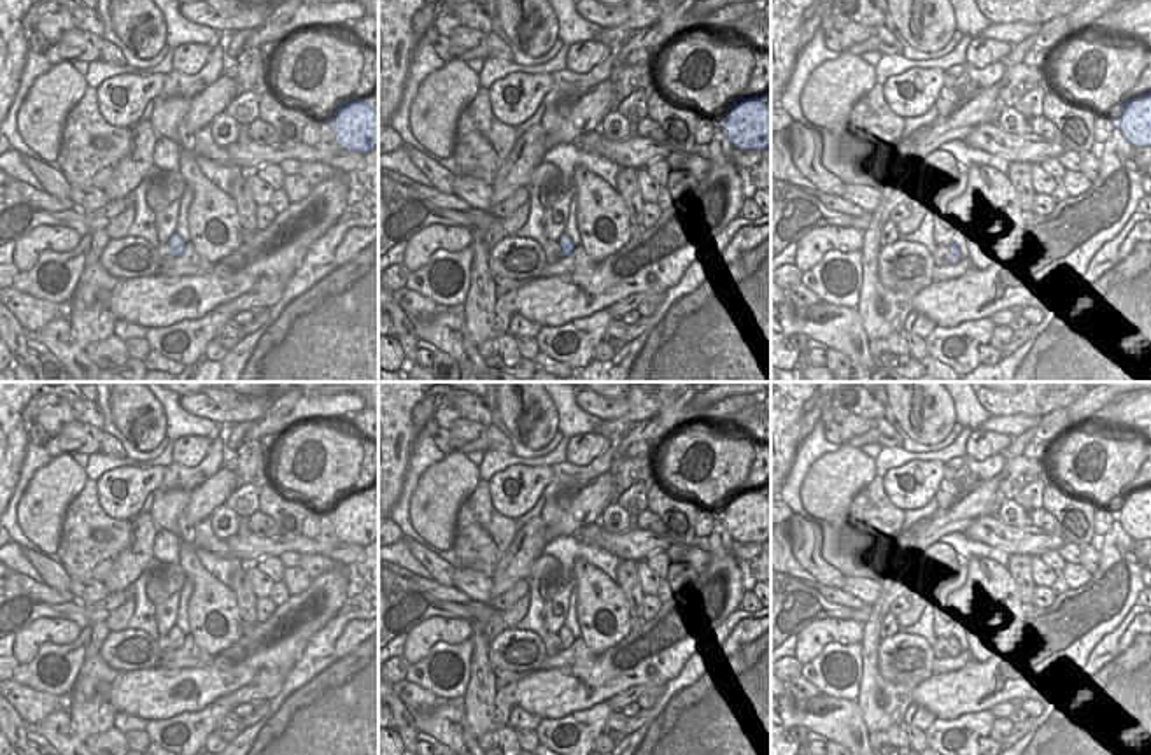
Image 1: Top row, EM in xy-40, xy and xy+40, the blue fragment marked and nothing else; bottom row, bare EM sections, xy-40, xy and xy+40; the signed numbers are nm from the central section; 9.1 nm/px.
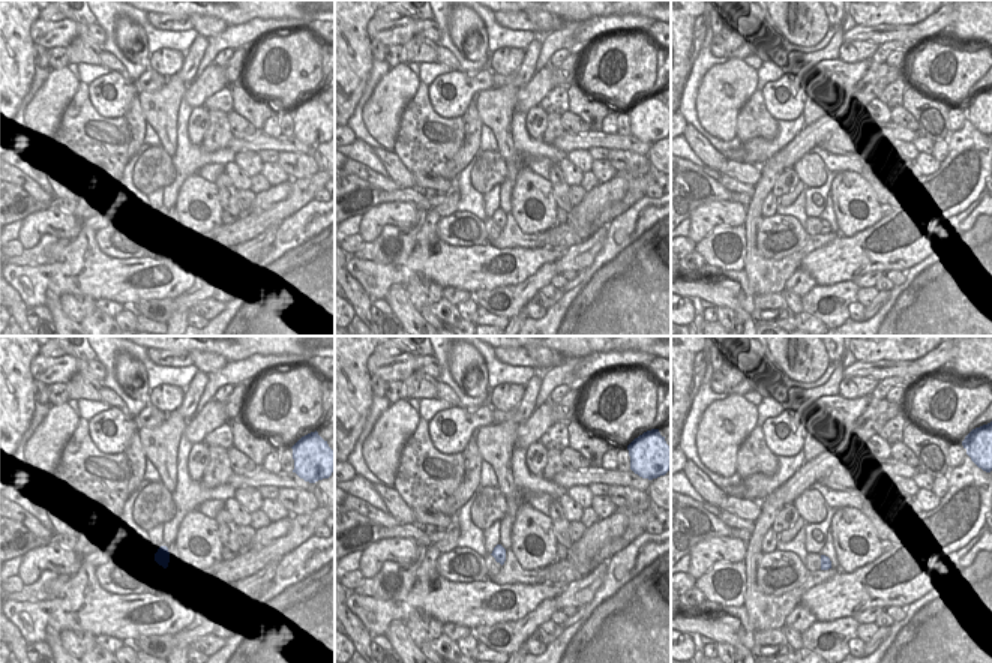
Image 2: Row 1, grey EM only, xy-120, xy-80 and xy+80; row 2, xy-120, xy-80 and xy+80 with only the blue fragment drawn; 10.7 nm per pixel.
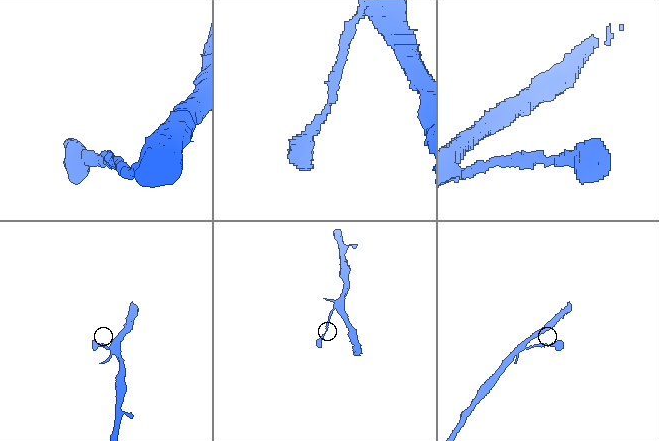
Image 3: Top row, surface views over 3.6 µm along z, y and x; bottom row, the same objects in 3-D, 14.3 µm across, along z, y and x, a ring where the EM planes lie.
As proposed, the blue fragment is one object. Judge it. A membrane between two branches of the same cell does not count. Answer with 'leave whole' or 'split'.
leave whole

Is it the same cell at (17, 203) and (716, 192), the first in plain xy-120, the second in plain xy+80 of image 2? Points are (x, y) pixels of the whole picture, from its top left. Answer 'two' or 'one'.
one

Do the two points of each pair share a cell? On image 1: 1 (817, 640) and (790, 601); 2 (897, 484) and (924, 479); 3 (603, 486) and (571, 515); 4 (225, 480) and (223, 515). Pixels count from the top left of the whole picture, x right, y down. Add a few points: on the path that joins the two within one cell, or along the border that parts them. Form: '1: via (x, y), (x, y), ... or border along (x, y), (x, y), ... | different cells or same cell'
1: border along (848, 619), (815, 619), (796, 633) | different cells
2: via (904, 484), (917, 482) | same cell
3: via (596, 493), (579, 510) | same cell
4: border along (225, 503), (219, 503), (207, 517) | different cells

